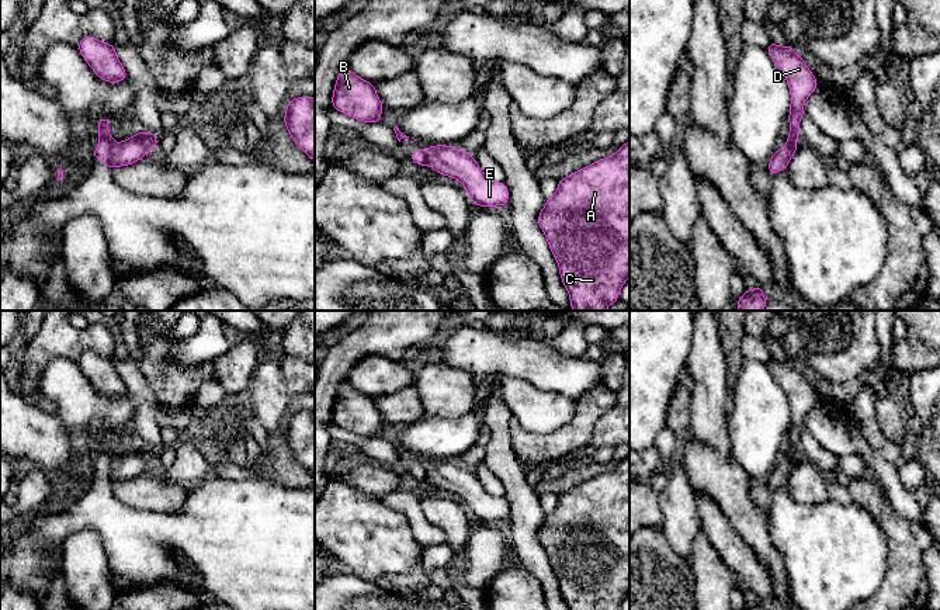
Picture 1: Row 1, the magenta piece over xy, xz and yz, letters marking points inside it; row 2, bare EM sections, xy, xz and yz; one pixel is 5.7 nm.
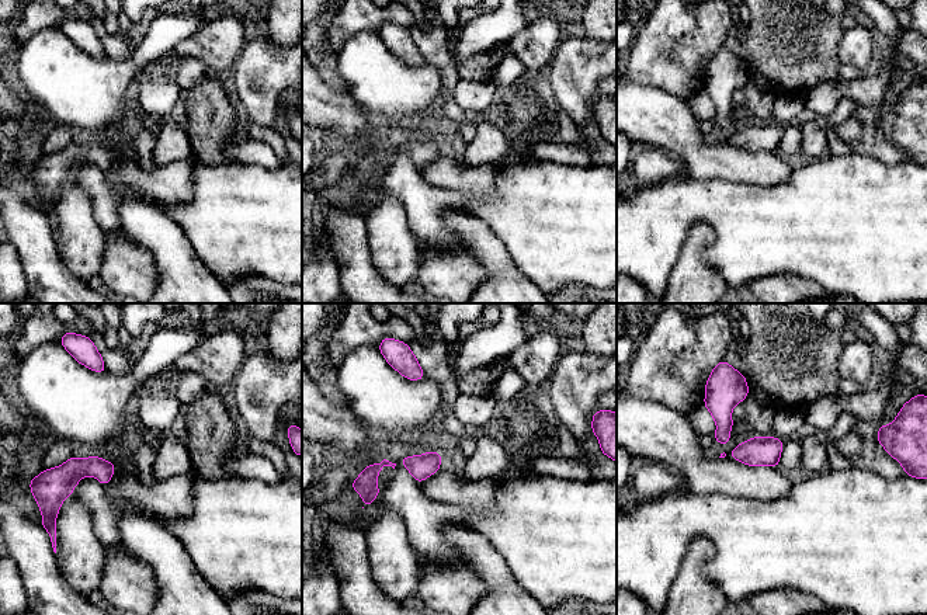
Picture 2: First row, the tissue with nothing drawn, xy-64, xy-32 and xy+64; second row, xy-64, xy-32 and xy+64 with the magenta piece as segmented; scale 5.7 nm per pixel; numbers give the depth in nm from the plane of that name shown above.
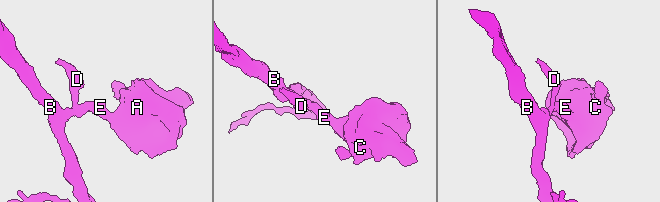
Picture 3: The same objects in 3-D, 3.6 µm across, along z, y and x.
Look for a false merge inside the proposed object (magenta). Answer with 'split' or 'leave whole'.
split

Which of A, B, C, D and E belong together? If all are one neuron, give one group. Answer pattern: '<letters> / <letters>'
A B C E / D

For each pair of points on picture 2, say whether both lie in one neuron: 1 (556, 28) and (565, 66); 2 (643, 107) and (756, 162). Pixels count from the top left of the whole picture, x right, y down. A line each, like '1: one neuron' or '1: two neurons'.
1: two neurons
2: one neuron

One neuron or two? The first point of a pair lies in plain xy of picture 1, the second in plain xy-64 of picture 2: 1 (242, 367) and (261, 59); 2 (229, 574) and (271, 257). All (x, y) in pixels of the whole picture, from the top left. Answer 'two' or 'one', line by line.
1: two
2: one

